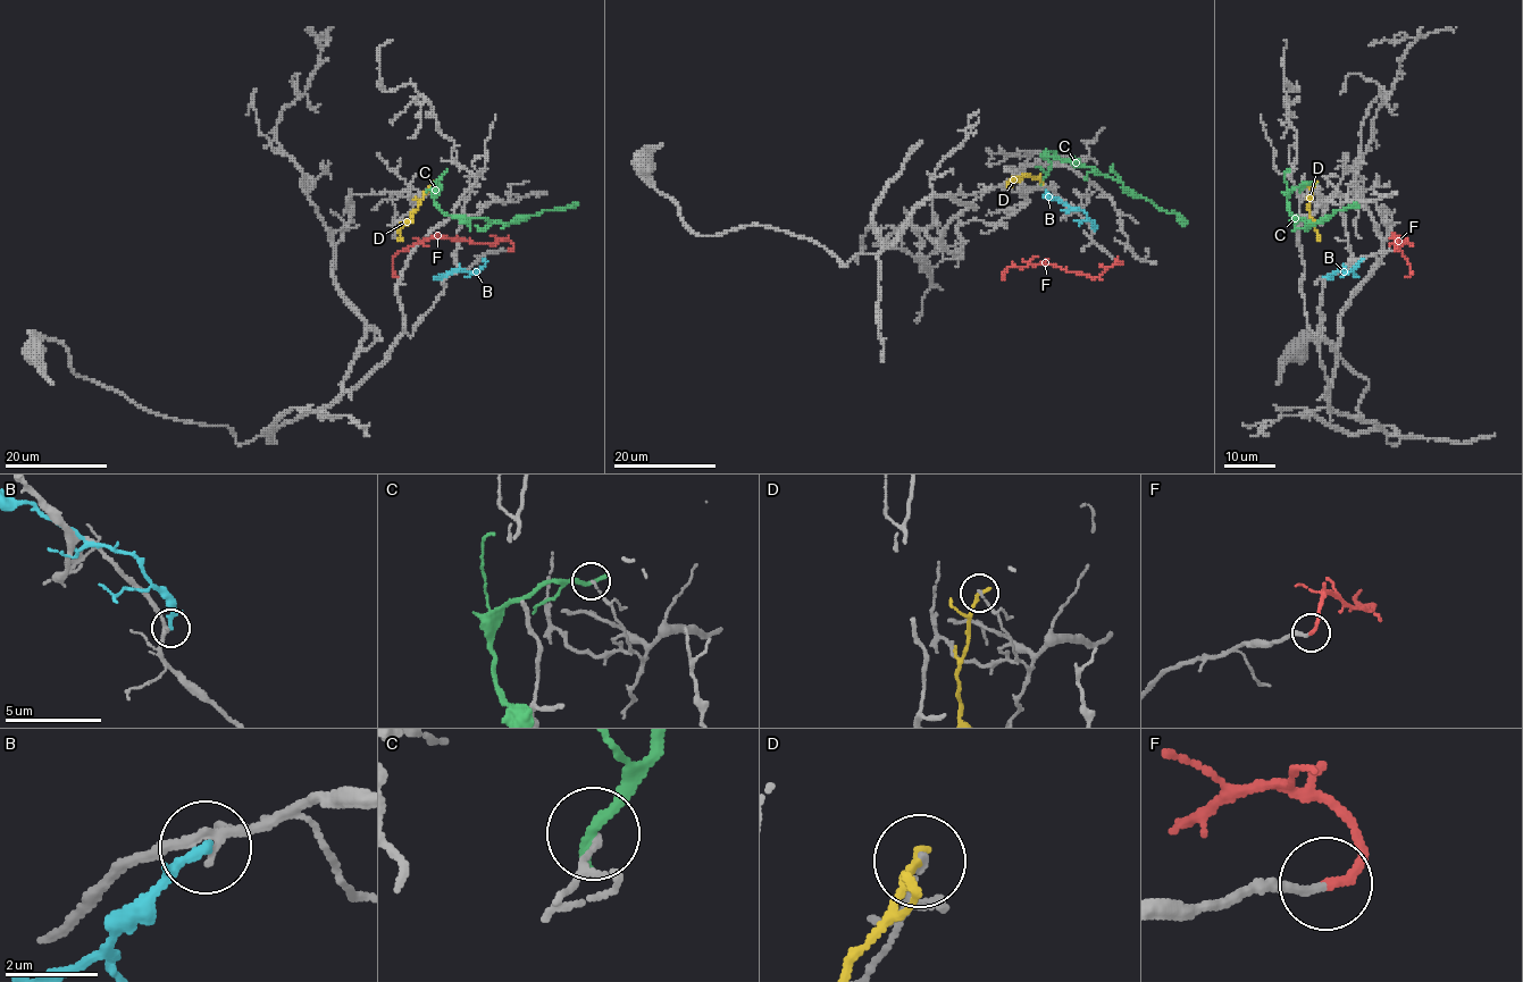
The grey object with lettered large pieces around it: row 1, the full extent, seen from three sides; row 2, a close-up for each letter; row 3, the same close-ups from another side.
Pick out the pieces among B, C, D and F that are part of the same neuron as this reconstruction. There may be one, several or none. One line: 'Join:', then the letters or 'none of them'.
Join: F

